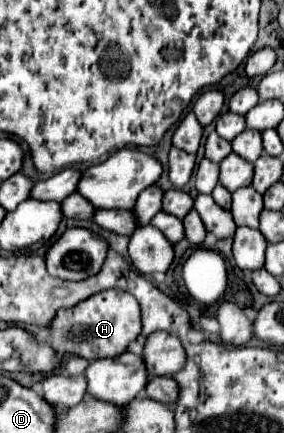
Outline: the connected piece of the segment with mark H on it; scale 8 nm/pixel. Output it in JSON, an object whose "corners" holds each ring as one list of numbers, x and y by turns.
{"corners":[[104,290,90,296,80,306,58,312,56,320,52,320,48,328,48,342,54,346,54,350,58,350,58,354,74,354,88,360,98,360,126,352,128,344,134,342,140,332,142,320,138,300,124,290]]}

